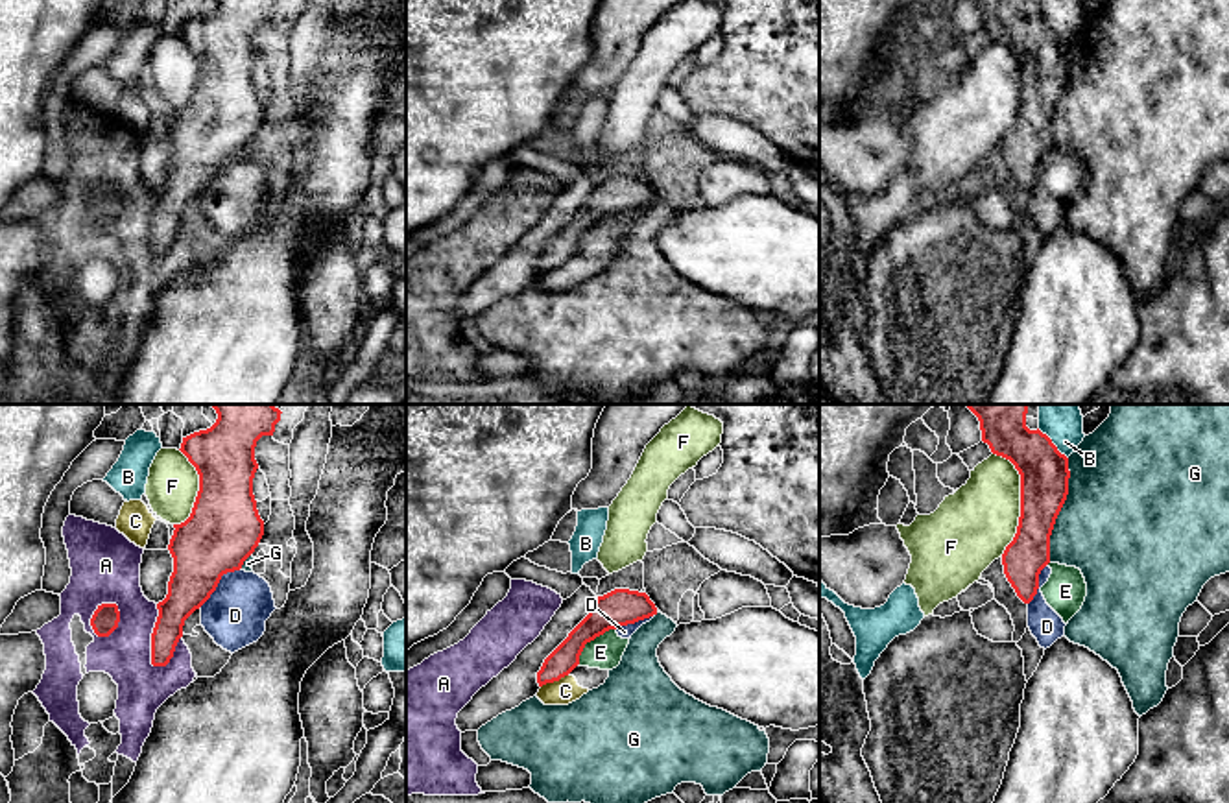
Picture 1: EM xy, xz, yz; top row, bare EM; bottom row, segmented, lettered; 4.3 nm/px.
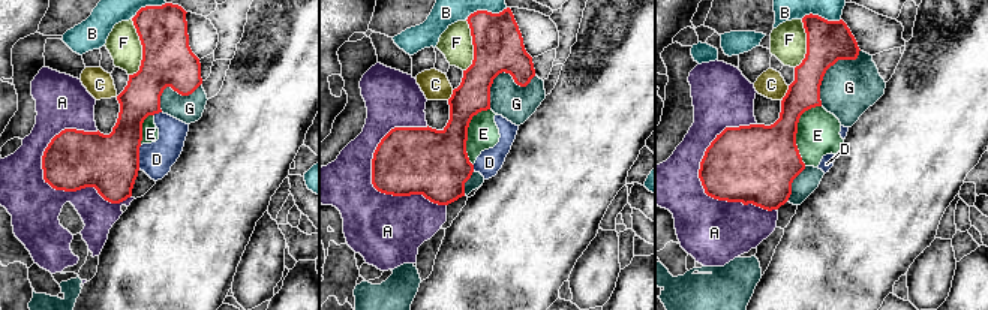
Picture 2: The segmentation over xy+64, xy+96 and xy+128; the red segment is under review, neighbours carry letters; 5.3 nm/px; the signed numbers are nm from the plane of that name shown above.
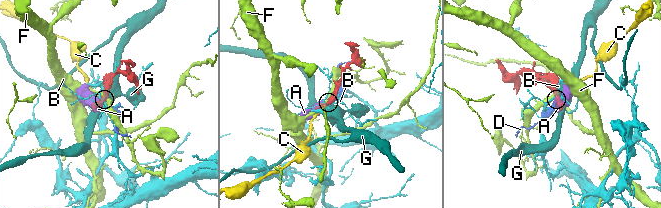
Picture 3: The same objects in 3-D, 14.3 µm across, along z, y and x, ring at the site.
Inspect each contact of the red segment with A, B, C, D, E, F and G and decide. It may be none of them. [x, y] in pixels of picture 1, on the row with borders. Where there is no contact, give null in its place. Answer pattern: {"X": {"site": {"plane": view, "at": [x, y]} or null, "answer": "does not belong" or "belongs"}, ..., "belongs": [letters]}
{"A": {"site": {"plane": "xy", "at": [152, 641]}, "answer": "does not belong"}, "B": {"site": {"plane": "yz", "at": [1052, 443]}, "answer": "does not belong"}, "C": {"site": {"plane": "xz", "at": [554, 680]}, "answer": "does not belong"}, "D": {"site": {"plane": "xy", "at": [218, 582]}, "answer": "does not belong"}, "E": {"site": {"plane": "xz", "at": [591, 639]}, "answer": "does not belong"}, "F": {"site": {"plane": "yz", "at": [1021, 501]}, "answer": "does not belong"}, "G": {"site": {"plane": "yz", "at": [1060, 510]}, "answer": "does not belong"}, "belongs": []}

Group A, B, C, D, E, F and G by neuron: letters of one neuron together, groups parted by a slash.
A / B / C D E / F / G

